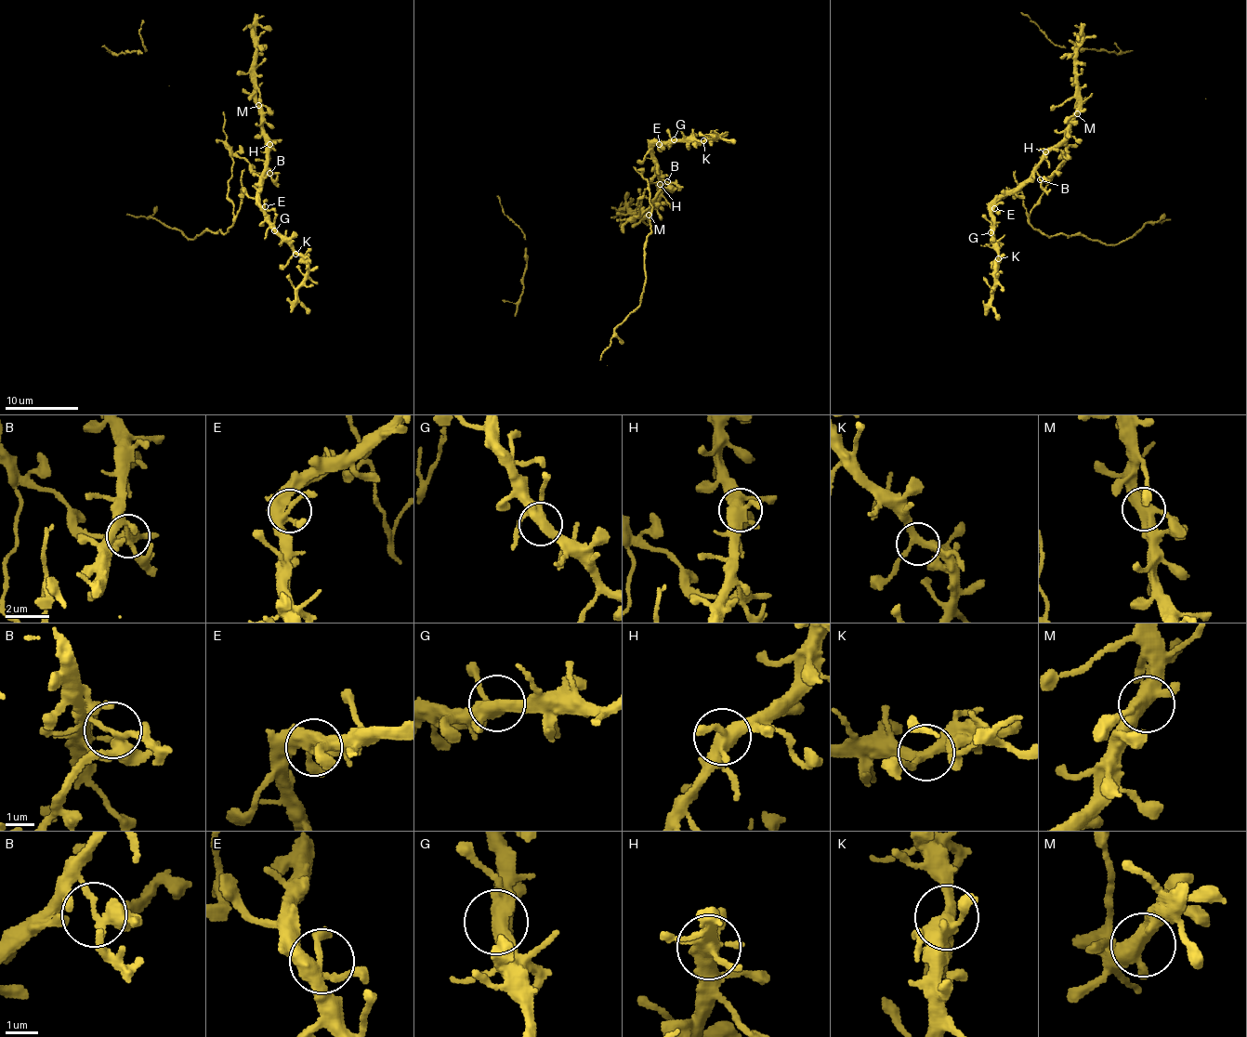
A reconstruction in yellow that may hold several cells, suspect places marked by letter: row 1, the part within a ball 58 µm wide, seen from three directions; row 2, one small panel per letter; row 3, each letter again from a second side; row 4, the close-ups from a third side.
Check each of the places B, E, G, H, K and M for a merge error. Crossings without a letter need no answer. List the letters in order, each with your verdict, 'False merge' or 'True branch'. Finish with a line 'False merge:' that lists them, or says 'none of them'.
B: False merge
E: True branch
G: True branch
H: True branch
K: True branch
M: True branch
False merge: B

